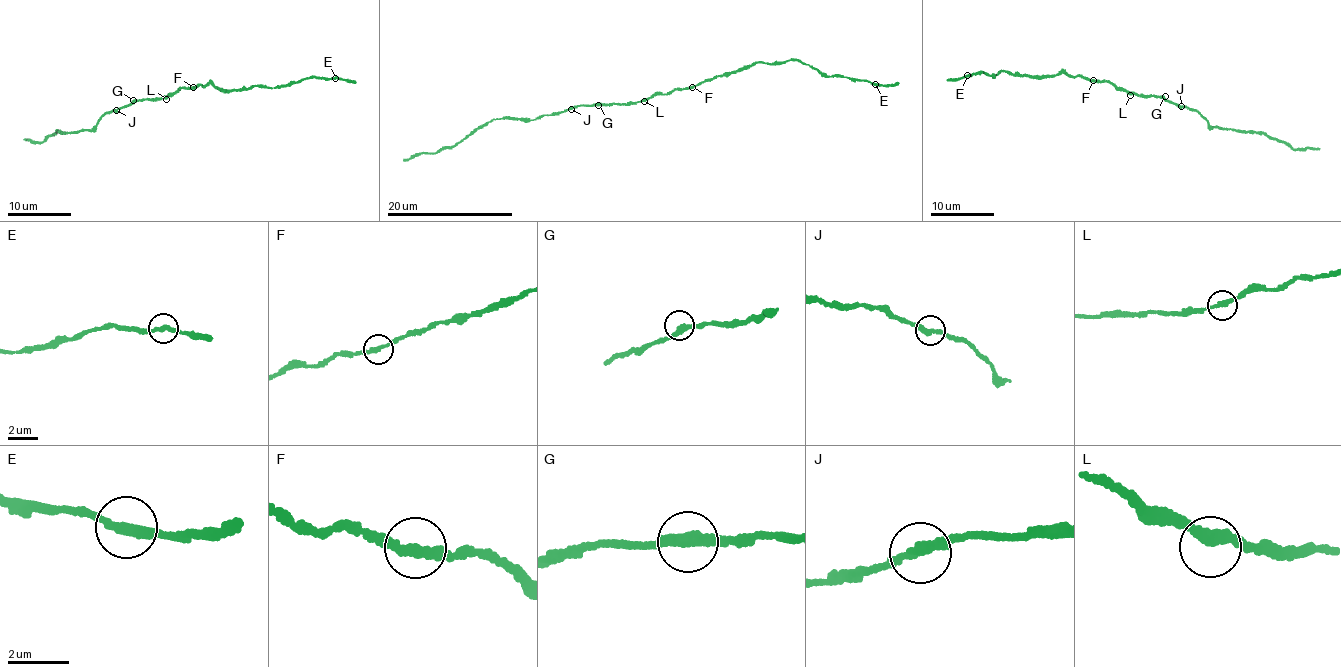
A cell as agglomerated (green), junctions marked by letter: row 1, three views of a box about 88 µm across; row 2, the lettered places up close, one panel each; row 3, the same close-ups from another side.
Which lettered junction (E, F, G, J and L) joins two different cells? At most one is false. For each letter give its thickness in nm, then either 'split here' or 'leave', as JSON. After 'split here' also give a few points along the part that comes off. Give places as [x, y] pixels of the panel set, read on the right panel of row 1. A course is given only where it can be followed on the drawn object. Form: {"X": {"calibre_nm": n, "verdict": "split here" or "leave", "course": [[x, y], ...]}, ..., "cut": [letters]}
{"E": {"calibre_nm": 320, "verdict": "leave"}, "F": {"calibre_nm": 320, "verdict": "leave"}, "G": {"calibre_nm": 360, "verdict": "leave"}, "J": {"calibre_nm": 340, "verdict": "leave"}, "L": {"calibre_nm": 320, "verdict": "leave"}, "cut": []}

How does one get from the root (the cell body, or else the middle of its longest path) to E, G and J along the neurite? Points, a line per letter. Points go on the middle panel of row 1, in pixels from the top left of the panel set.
E: (654, 96), (666, 95), (675, 88), (693, 87), (757, 62), (778, 65), (793, 59), (828, 75), (875, 84)
G: (654, 96), (625, 105), (598, 105)
J: (654, 96), (625, 105), (578, 104), (570, 109)

